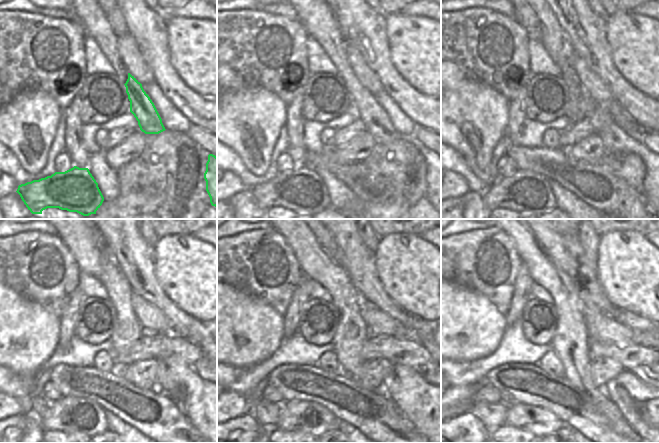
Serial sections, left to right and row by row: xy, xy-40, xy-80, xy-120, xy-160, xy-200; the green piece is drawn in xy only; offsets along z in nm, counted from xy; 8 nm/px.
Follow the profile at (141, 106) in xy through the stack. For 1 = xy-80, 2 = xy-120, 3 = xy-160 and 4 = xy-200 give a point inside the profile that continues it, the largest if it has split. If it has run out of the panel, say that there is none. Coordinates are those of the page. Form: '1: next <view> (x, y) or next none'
1: next xy-80 (614, 138)
2: next xy-120 (172, 374)
3: next xy-160 (420, 401)
4: next xy-200 (642, 406)

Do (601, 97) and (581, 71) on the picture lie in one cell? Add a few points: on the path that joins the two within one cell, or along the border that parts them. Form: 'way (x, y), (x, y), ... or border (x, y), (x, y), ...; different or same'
way (598, 91), (587, 77); same

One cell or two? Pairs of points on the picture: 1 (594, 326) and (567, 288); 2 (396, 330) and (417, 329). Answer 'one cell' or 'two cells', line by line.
1: two cells
2: two cells

